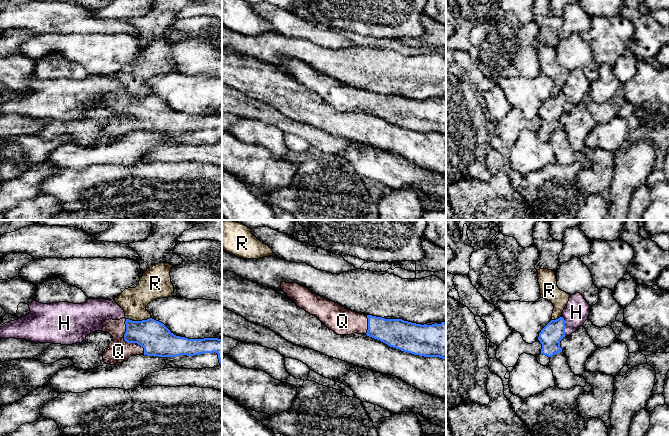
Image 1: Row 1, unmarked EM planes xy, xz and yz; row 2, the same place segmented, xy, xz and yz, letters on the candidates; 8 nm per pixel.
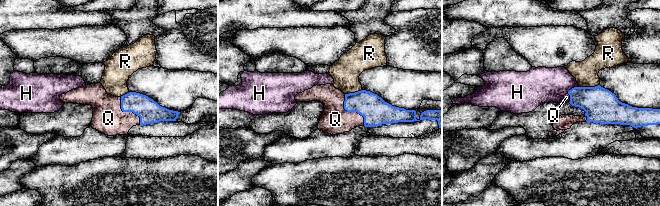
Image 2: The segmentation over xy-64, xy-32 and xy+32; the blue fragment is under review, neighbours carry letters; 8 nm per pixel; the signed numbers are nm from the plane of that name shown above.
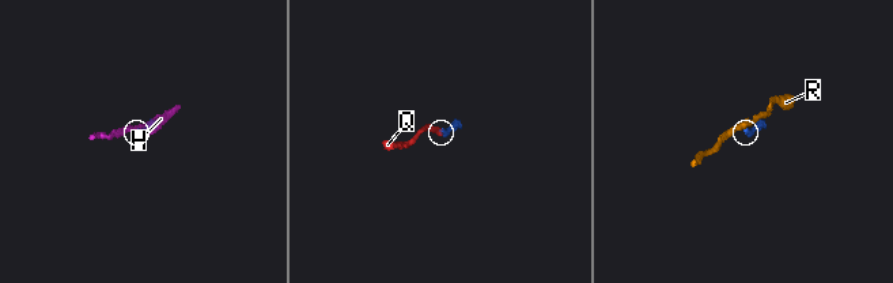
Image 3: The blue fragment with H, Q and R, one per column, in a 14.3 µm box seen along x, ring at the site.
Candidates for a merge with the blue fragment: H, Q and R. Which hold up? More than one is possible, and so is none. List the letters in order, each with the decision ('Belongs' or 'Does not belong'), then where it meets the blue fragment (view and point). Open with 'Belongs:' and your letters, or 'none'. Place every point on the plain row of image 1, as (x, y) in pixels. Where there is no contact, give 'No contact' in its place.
Belongs: Q
H: Does not belong. Touches blue at yz (564, 102)
Q: Belongs. Touches blue at xy (126, 117)
R: Does not belong. Touches blue at xy (137, 97)

